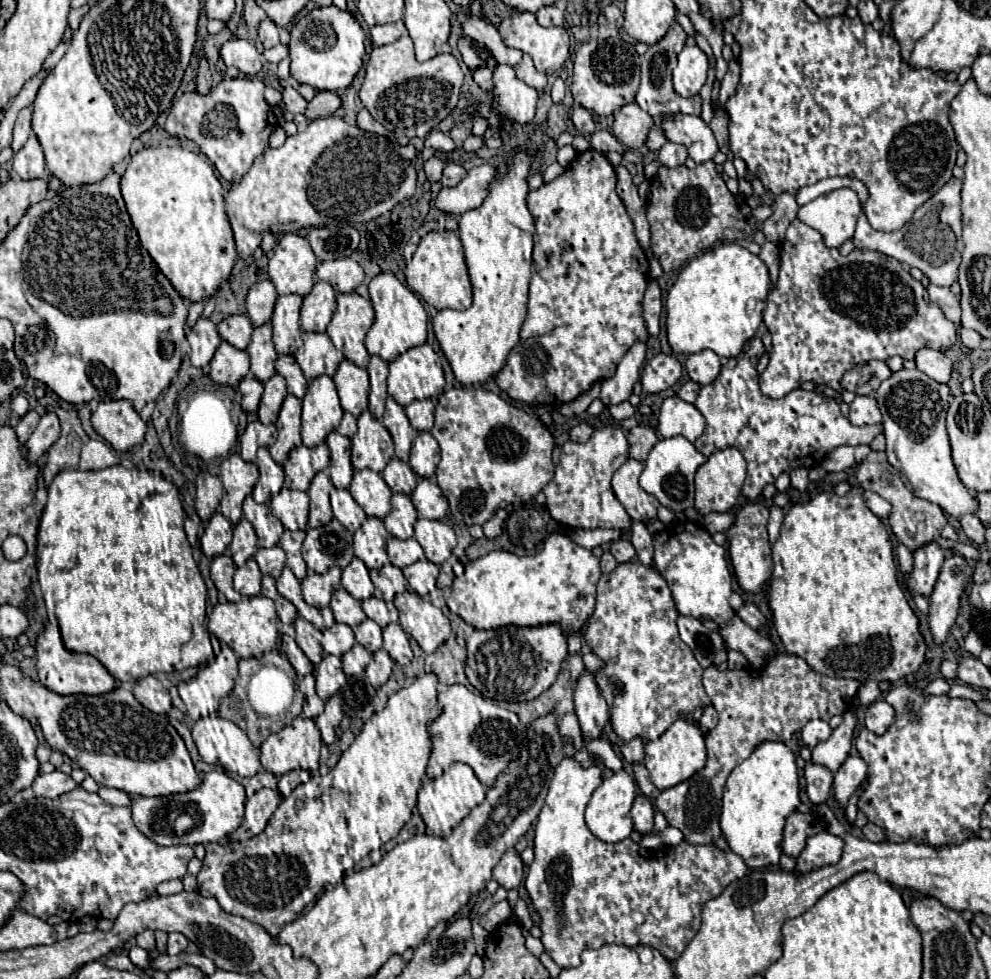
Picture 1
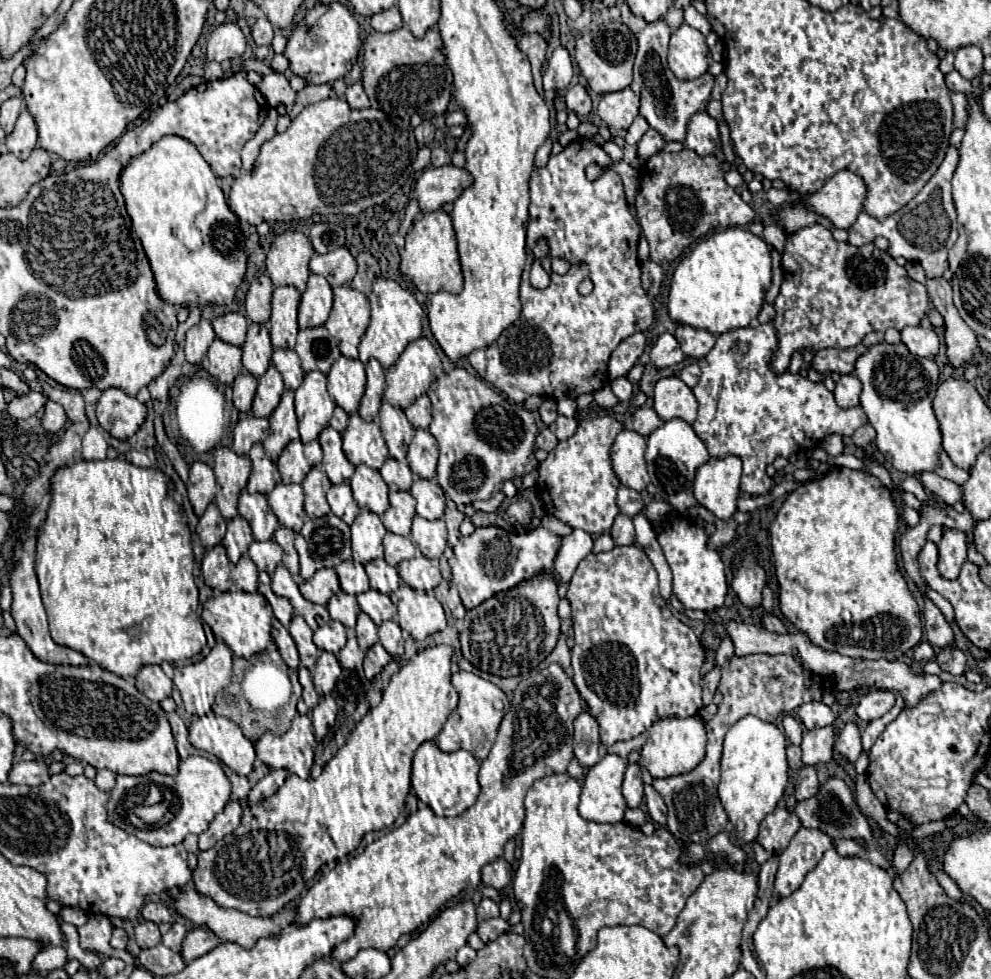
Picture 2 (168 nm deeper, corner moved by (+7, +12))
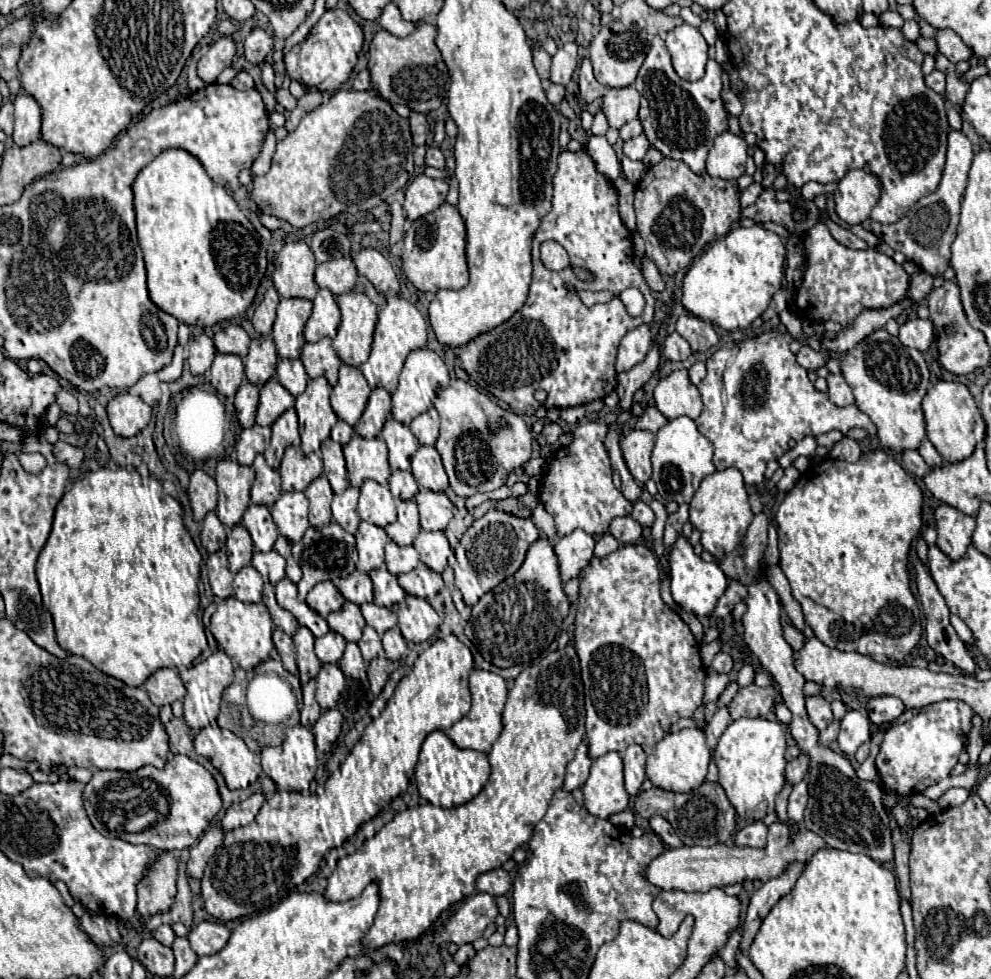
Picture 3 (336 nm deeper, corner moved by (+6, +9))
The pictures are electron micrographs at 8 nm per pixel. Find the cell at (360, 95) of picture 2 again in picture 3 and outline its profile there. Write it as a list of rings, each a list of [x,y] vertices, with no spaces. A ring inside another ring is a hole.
[[[363,70],[357,74],[357,78],[353,80],[353,86],[351,86],[355,92],[367,92],[371,88],[371,78],[369,78],[369,72]]]

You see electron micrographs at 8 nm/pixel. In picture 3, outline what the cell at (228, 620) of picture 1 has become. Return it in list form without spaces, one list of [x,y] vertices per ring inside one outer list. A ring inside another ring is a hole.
[[[235,596],[215,600],[205,608],[203,624],[205,628],[209,626],[217,644],[245,670],[253,670],[259,662],[267,660],[269,652],[273,650],[273,640],[271,640],[273,622],[271,622],[267,606],[263,604],[245,604],[237,600]]]

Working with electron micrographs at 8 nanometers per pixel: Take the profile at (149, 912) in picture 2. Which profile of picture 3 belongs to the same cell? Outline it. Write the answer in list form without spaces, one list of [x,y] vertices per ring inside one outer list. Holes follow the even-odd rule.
[[[161,852],[153,862],[145,880],[139,882],[137,912],[141,918],[151,918],[171,910],[175,902],[175,880],[177,880],[177,860],[171,852]]]

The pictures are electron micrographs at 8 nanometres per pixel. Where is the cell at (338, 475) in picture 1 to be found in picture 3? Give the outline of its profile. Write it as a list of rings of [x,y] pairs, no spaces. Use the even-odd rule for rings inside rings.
[[[327,438],[323,442],[323,446],[321,446],[321,452],[323,452],[323,464],[325,464],[323,472],[329,478],[333,492],[341,494],[349,486],[349,476],[347,476],[341,444],[337,444],[335,440]]]

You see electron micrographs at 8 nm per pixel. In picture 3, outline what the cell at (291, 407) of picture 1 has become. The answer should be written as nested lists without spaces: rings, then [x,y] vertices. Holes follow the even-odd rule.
[[[293,408],[285,410],[277,420],[275,424],[271,426],[273,428],[273,434],[271,434],[271,444],[269,448],[265,450],[265,460],[271,468],[279,468],[279,462],[283,458],[283,452],[287,446],[295,446],[299,448],[301,440],[299,440],[299,432],[297,432],[297,414]]]

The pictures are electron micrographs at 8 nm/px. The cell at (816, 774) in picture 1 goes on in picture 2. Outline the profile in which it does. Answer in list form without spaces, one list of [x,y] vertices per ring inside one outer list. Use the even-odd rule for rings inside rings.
[[[802,767],[796,779],[796,791],[794,797],[796,801],[804,801],[810,795],[814,795],[814,791],[818,791],[818,777],[816,777],[816,769],[814,767]]]

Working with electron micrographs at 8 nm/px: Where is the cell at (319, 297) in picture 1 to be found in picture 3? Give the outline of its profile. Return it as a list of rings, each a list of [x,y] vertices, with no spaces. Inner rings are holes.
[[[321,288],[313,300],[313,312],[305,324],[305,340],[317,342],[319,338],[333,338],[337,334],[337,326],[341,322],[341,314],[333,294]]]

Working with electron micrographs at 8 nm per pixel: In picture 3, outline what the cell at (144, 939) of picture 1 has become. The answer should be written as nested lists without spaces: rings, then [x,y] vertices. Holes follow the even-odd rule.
[[[159,926],[159,928],[153,932],[153,938],[155,938],[157,942],[161,942],[163,946],[171,946],[173,940],[175,940],[175,934],[173,934],[171,926]]]

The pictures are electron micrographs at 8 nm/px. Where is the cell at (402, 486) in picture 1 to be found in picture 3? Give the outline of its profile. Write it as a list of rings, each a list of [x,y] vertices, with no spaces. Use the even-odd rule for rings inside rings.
[[[395,470],[395,472],[391,472],[391,478],[389,478],[389,490],[391,490],[393,498],[411,500],[419,492],[419,486],[411,472]]]

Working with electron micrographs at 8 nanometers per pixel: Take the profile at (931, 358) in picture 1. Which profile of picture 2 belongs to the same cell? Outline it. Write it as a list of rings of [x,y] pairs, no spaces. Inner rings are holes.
[[[914,325],[902,329],[902,341],[908,345],[912,355],[934,357],[938,353],[938,335],[926,325]]]

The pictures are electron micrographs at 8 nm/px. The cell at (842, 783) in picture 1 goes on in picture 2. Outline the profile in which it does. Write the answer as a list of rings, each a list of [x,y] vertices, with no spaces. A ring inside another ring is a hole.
[[[848,721],[844,725],[844,729],[840,731],[836,749],[840,751],[840,755],[848,757],[850,761],[856,761],[858,755],[862,753],[862,739],[860,739],[860,729],[854,721]]]

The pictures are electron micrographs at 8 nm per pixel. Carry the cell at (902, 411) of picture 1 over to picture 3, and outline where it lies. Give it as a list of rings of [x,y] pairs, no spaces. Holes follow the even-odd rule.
[[[877,330],[841,358],[841,374],[853,388],[855,404],[877,426],[879,444],[891,454],[919,450],[925,440],[925,418],[921,400],[929,388],[929,368],[923,354],[907,348],[887,330]]]

